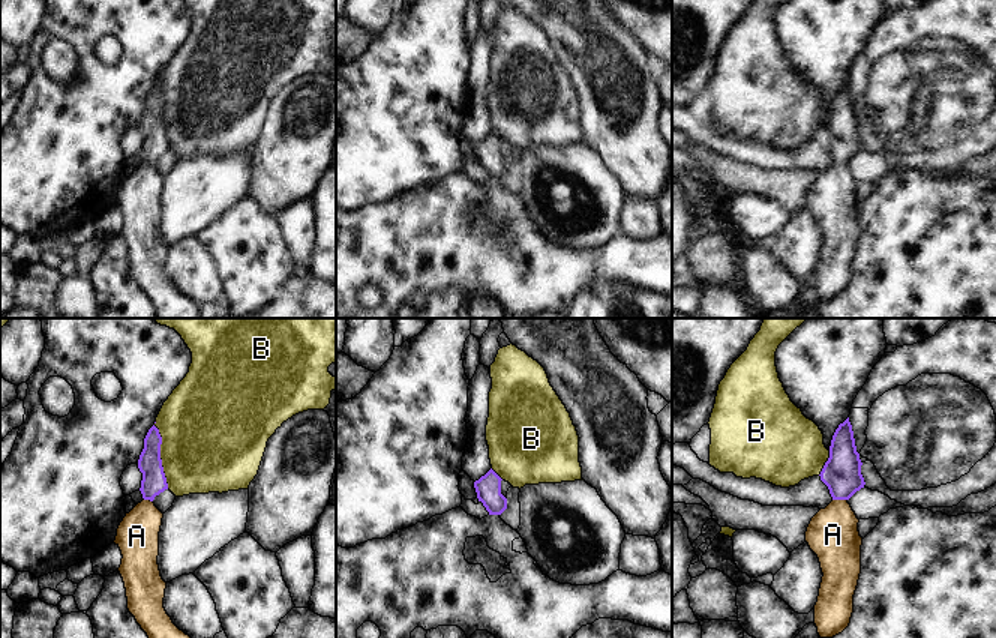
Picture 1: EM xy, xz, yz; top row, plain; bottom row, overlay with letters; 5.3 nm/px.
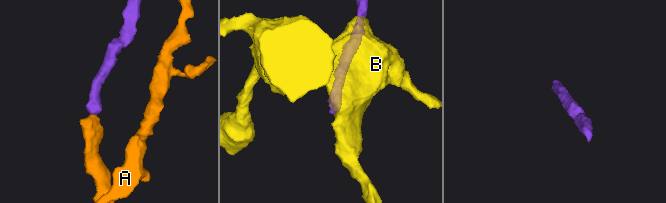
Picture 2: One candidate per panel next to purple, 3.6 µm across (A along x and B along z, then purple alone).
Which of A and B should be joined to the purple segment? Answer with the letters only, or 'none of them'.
A.

